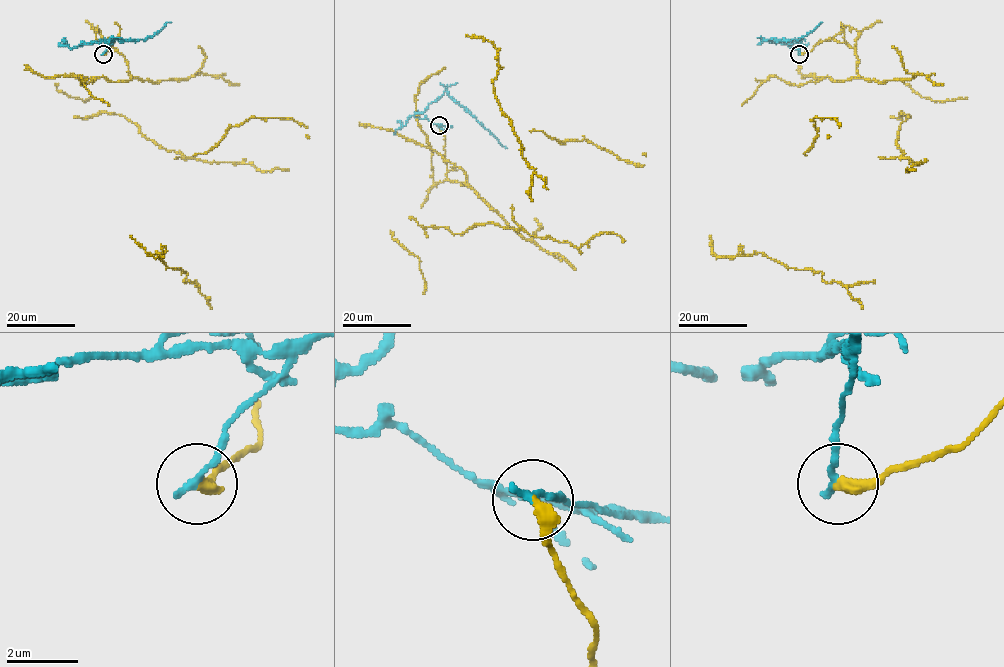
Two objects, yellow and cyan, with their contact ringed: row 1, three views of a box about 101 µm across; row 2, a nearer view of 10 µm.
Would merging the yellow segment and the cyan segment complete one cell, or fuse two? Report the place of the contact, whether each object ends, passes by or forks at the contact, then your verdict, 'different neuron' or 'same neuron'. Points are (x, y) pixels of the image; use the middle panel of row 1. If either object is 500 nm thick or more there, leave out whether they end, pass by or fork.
(439, 125) | yellow ends | cyan ends | different neuron

